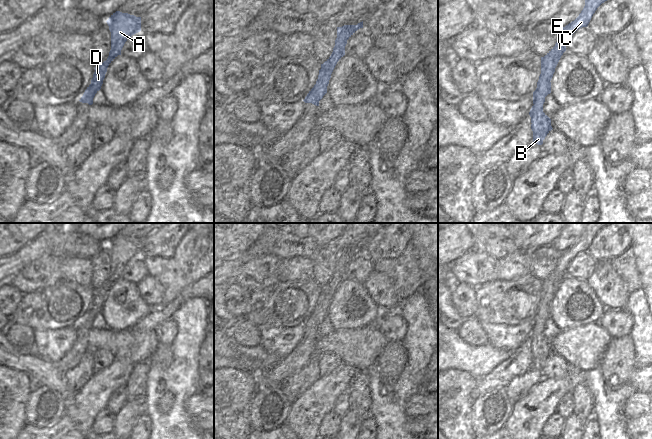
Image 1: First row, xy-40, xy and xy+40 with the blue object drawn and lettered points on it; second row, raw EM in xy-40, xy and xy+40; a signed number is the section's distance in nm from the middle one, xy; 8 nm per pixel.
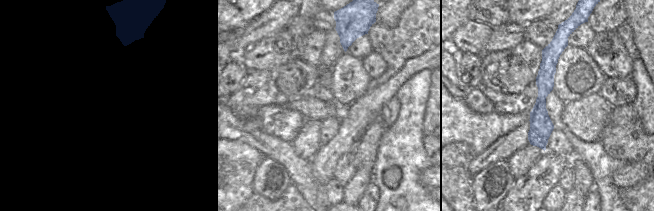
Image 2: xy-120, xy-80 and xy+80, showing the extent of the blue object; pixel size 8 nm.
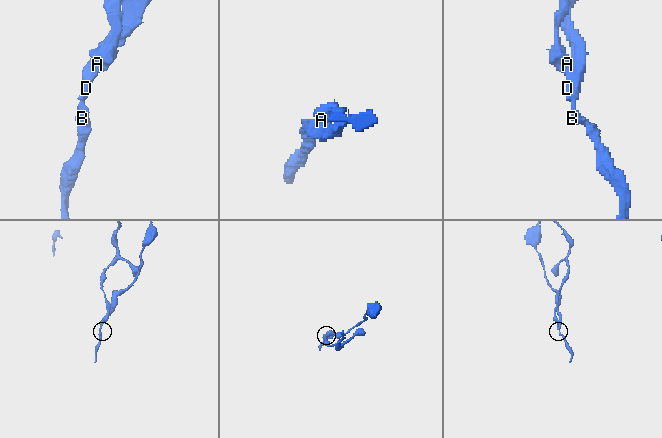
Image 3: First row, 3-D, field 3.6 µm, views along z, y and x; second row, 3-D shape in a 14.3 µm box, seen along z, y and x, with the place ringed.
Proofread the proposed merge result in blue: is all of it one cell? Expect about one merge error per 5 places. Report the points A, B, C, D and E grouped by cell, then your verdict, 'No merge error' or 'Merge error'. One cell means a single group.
Groups: A D / B C E. Merge error

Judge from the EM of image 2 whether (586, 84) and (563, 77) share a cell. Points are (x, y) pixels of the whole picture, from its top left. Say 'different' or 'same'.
same

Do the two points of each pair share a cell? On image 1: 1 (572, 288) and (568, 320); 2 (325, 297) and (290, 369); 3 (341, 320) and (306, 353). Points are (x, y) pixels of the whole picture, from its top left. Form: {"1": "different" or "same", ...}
{"1": "same", "2": "same", "3": "different"}

